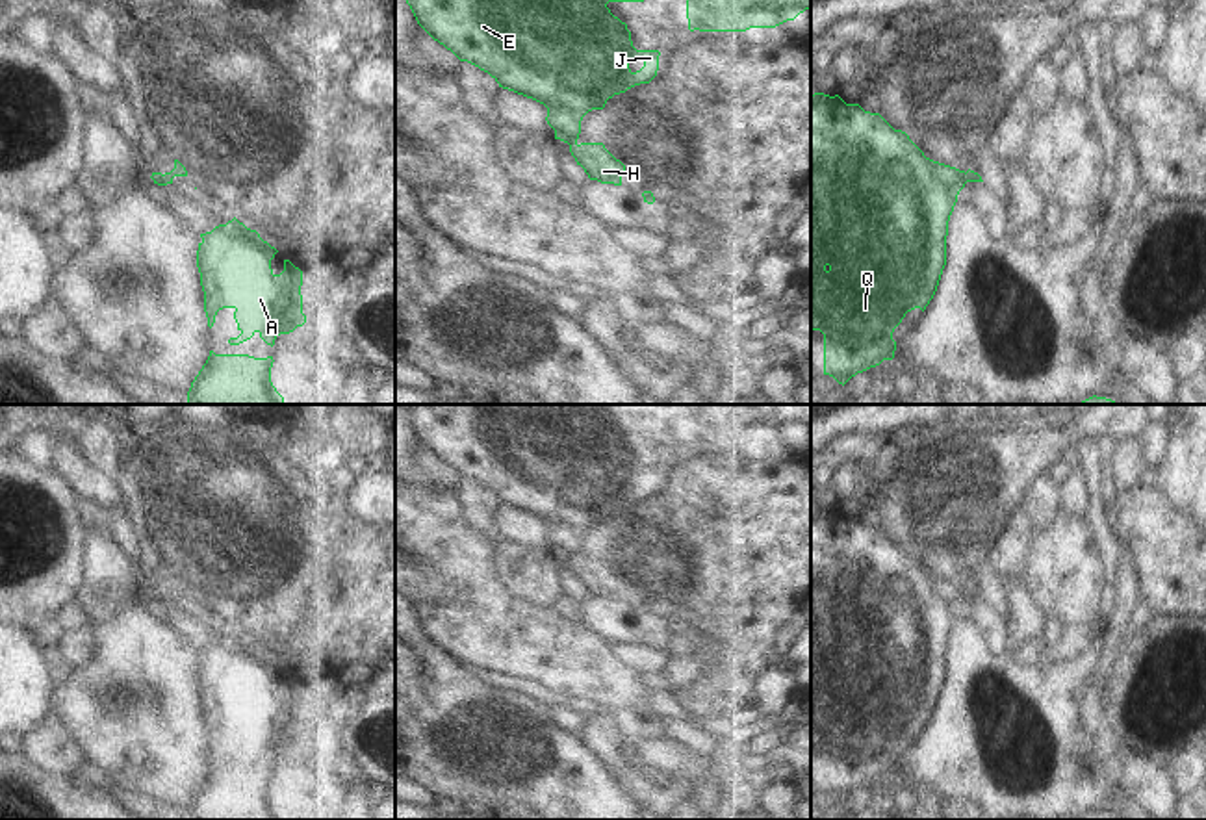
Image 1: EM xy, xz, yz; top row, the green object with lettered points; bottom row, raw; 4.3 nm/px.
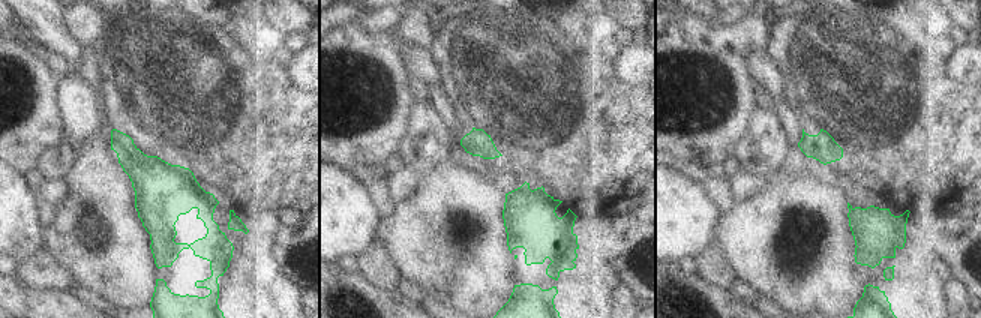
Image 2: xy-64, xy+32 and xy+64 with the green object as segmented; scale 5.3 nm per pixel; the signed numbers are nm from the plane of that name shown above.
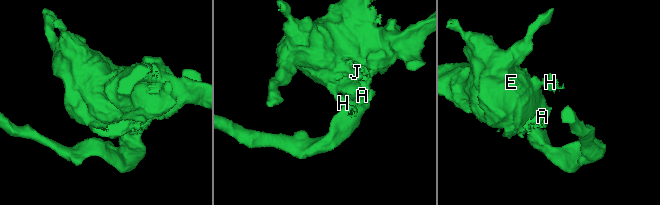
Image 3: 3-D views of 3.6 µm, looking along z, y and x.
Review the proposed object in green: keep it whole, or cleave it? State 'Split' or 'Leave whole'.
Split.

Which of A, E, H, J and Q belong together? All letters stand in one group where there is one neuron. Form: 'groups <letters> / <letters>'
groups A E J Q / H

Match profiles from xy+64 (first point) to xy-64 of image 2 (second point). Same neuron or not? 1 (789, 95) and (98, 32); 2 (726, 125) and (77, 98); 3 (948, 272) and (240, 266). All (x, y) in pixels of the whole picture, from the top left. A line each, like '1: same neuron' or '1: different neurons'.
1: different neurons
2: different neurons
3: different neurons

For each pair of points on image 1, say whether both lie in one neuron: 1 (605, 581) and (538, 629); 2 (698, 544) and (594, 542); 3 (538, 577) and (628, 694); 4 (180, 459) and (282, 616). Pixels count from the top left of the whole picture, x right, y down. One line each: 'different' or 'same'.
1: different
2: same
3: different
4: same

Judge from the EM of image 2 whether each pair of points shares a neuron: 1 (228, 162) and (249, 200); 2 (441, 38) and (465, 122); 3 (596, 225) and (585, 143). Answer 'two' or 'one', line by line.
1: one
2: one
3: two

